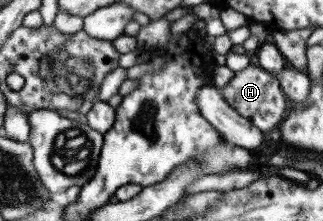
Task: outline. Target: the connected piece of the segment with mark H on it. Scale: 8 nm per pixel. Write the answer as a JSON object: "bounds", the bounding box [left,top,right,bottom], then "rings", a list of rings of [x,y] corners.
{"bounds":[220,60,290,132],"rings":[[[253,60],[241,71],[235,72],[220,91],[229,105],[261,132],[270,131],[277,123],[281,123],[290,107],[278,79],[257,66]]]}

